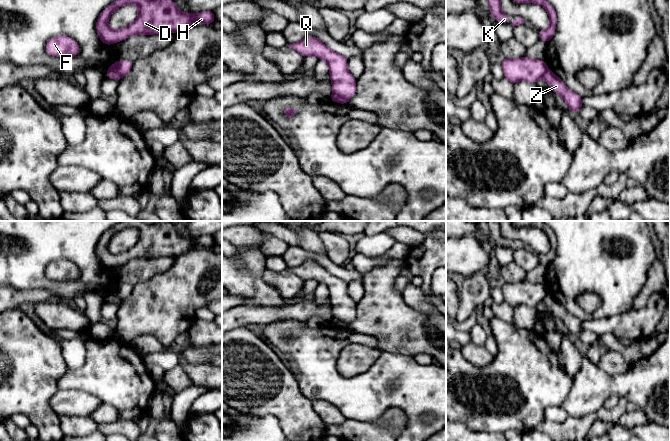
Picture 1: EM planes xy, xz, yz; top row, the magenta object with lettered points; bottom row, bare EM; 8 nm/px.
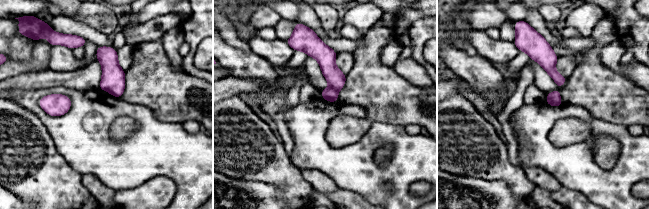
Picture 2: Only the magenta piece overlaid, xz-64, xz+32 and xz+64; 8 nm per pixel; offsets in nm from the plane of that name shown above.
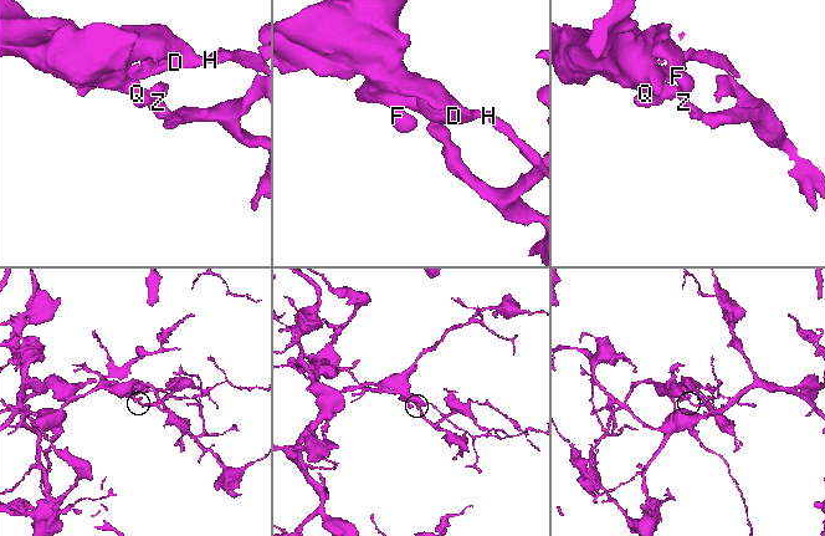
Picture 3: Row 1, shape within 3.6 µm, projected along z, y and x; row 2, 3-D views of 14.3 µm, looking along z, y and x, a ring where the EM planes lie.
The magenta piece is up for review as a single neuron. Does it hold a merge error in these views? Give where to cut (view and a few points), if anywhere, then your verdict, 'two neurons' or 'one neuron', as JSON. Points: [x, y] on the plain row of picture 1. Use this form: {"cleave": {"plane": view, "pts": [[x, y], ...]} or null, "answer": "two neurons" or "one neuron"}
{"cleave": {"plane": "xz", "pts": [[333, 317], [342, 320], [347, 325]]}, "answer": "two neurons"}

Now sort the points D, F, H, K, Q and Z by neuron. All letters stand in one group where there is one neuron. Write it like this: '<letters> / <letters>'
D F H K Q / Z

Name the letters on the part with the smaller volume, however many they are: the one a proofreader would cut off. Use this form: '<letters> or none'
Z

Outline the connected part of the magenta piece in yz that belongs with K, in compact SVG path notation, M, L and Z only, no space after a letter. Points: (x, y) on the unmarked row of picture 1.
M487 221L489 227L489 235L491 239L494 241L496 247L509 247L510 242L506 238L504 238L500 231L500 225L502 221Z

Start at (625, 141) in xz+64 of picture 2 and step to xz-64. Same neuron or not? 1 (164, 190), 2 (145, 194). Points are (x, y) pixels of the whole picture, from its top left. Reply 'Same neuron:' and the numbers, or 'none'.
Same neuron: none

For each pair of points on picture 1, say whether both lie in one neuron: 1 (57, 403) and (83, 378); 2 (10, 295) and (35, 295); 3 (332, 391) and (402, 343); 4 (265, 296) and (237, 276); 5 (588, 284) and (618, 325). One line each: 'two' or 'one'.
1: two
2: one
3: two
4: one
5: two

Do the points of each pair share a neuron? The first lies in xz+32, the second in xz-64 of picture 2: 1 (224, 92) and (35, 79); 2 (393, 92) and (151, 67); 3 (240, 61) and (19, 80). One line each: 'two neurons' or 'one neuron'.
1: one neuron
2: one neuron
3: two neurons

